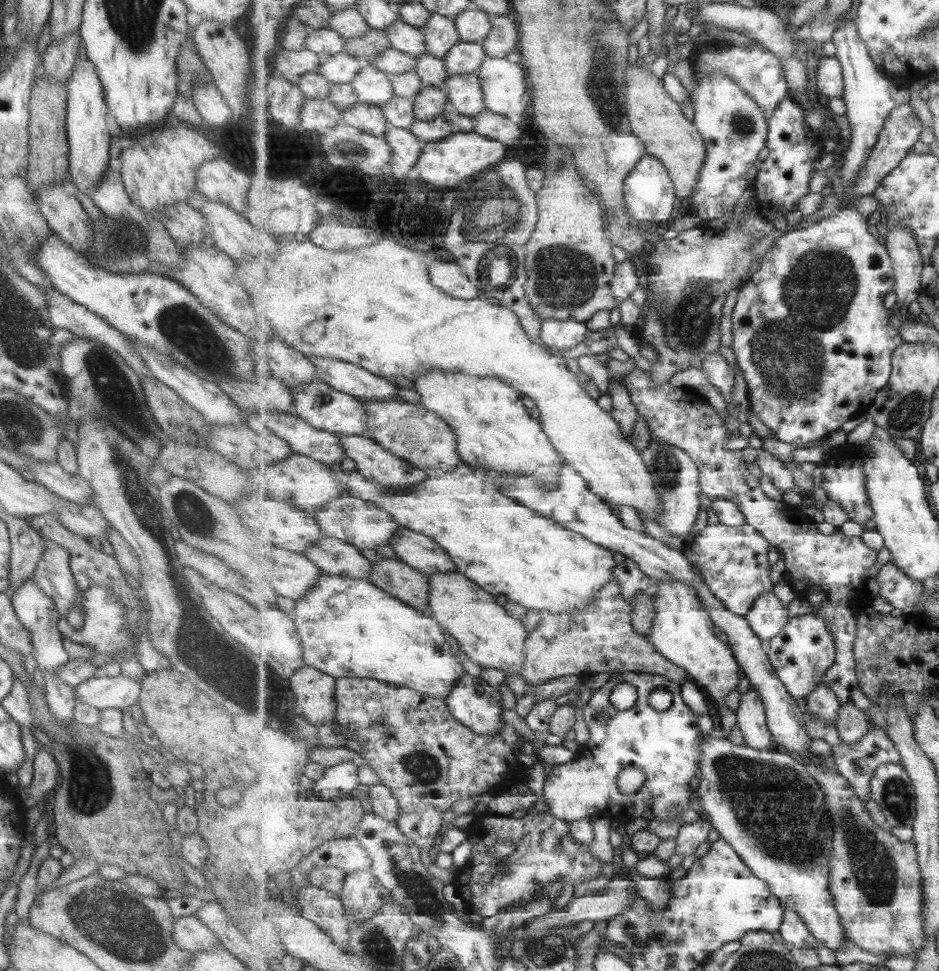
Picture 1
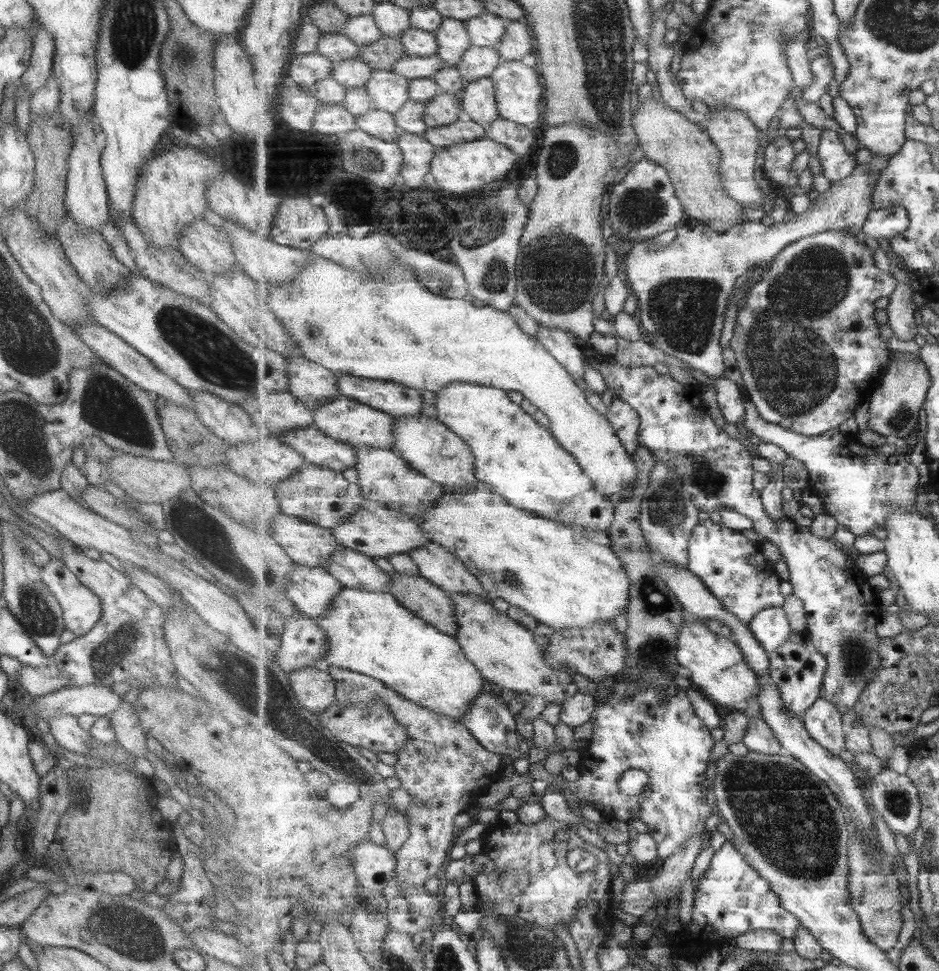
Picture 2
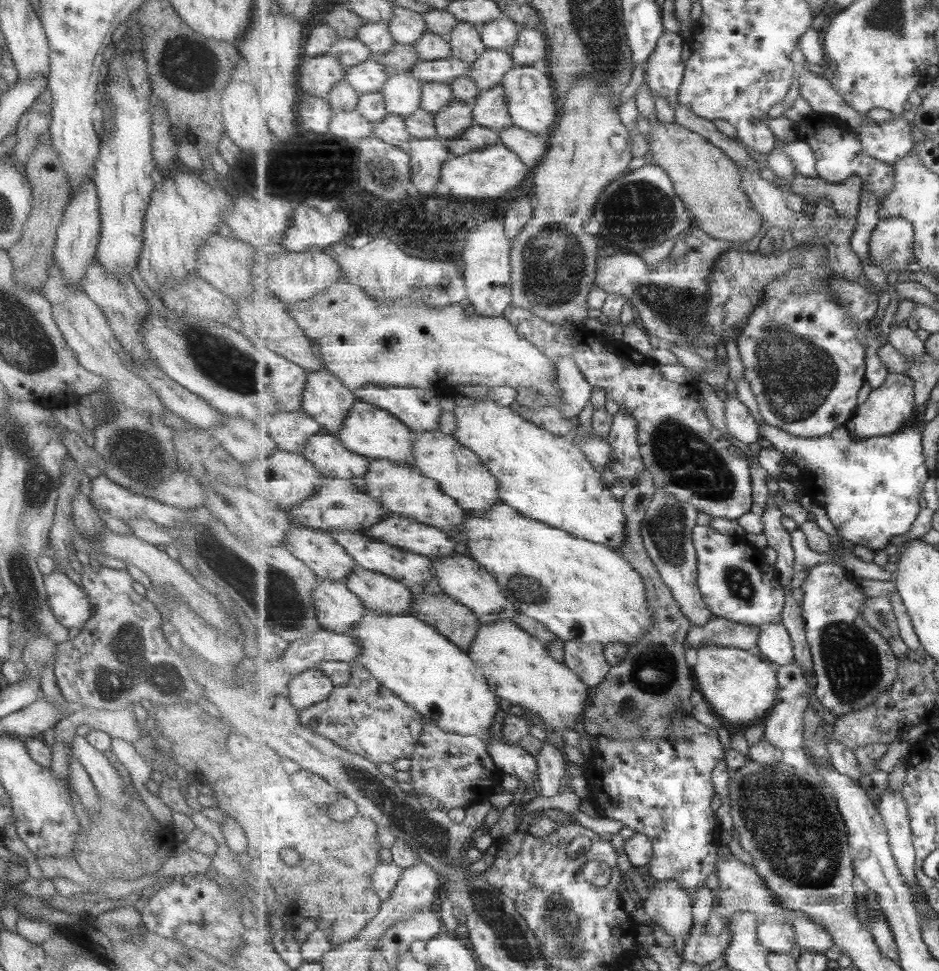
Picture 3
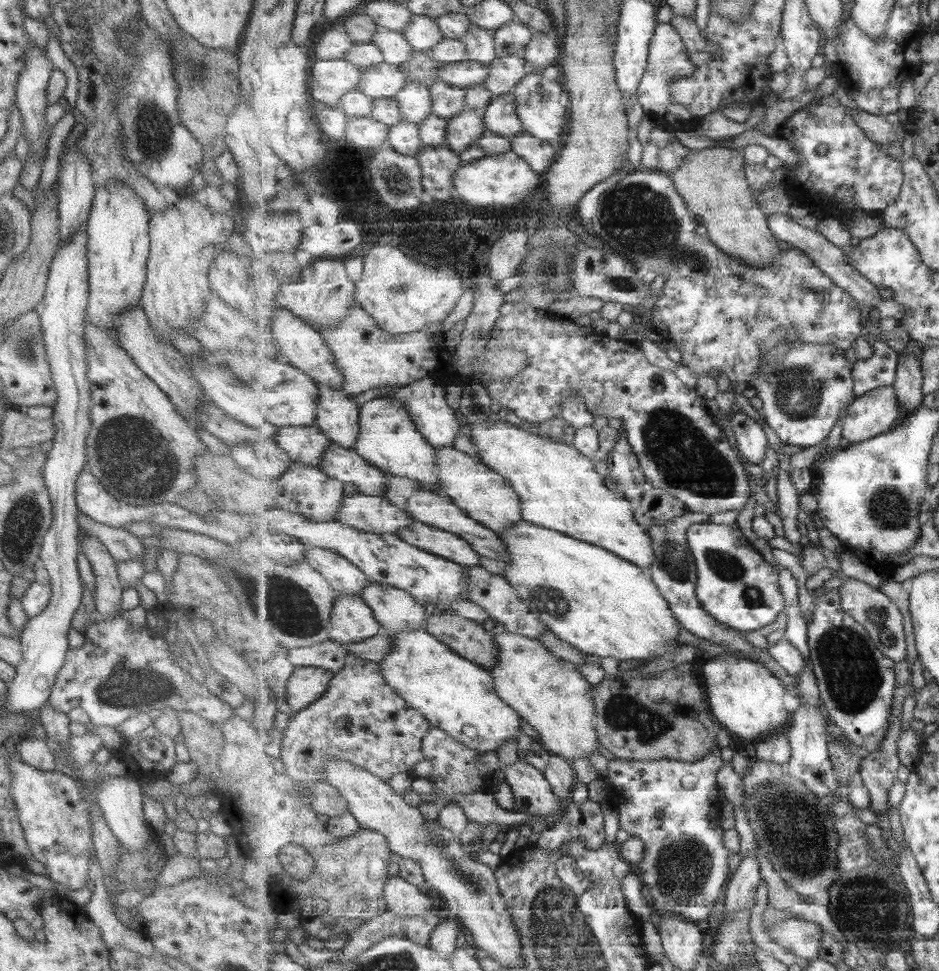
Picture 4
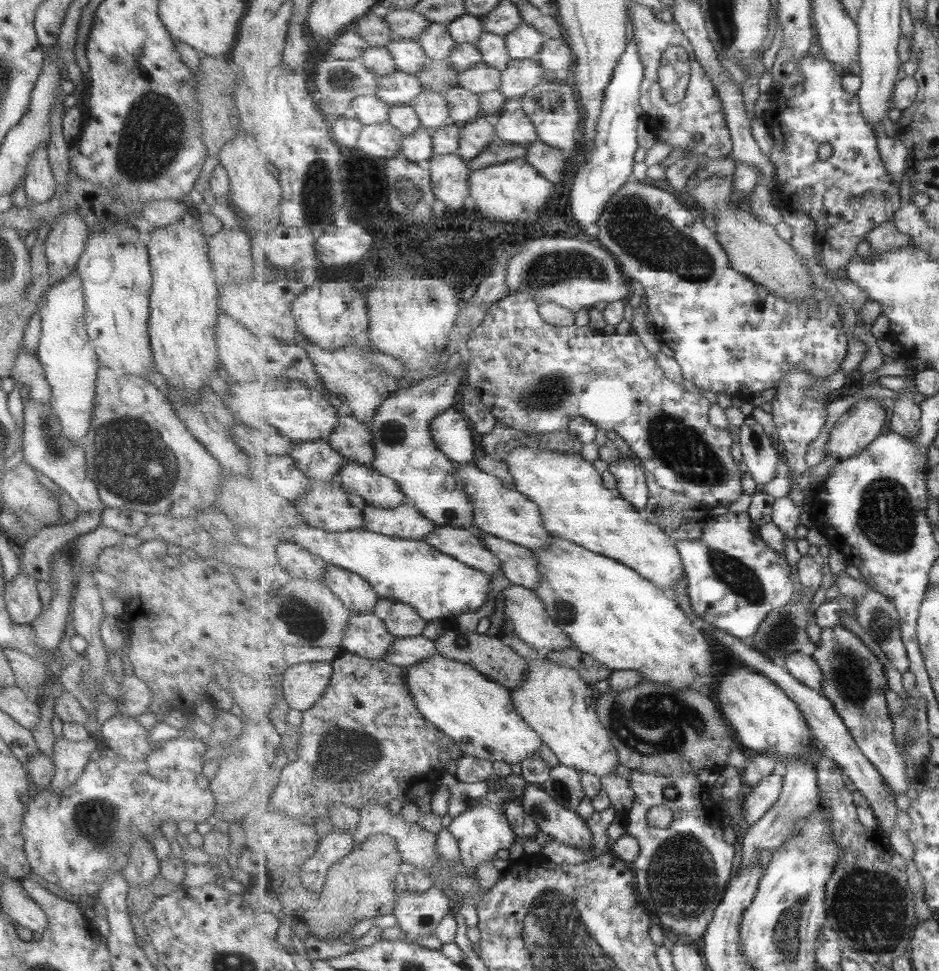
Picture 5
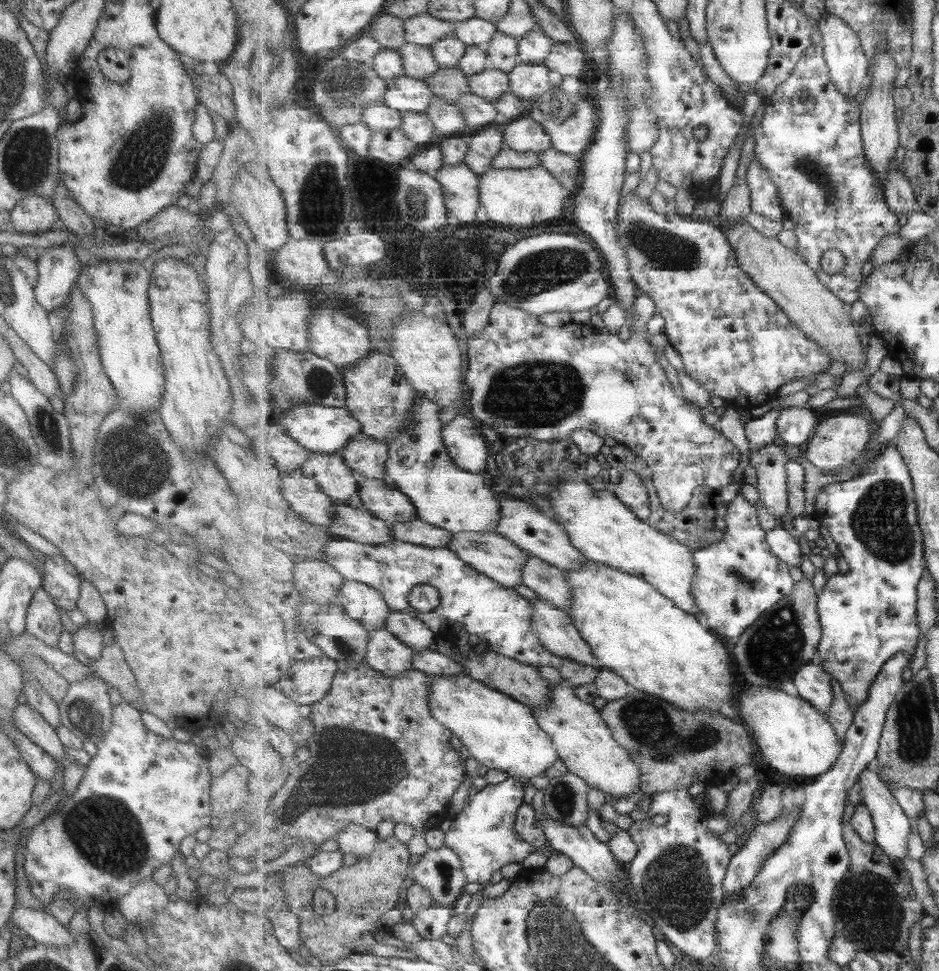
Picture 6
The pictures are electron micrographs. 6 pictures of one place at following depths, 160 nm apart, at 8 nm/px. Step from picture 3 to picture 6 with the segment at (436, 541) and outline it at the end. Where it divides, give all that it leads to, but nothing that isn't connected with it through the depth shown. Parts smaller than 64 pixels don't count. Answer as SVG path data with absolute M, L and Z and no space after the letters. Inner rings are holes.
M495 531L489 533L455 533L453 534L453 541L449 543L449 547L447 548L455 552L467 564L470 564L470 566L476 568L479 572L485 573L486 576L492 577L493 580L505 585L507 588L524 584L524 568L528 563L527 559L531 555Z

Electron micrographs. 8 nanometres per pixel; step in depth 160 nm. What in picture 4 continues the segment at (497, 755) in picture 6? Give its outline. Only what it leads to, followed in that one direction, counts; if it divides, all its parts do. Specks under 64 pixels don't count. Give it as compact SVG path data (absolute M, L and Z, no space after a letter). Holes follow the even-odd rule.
M424 628L414 632L392 634L394 646L391 652L379 664L382 666L387 683L389 683L408 703L416 708L435 728L443 729L455 740L467 744L480 752L497 751L508 740L523 736L521 715L507 704L497 692L496 680L488 669L467 660L460 653L453 652L449 645L443 644Z

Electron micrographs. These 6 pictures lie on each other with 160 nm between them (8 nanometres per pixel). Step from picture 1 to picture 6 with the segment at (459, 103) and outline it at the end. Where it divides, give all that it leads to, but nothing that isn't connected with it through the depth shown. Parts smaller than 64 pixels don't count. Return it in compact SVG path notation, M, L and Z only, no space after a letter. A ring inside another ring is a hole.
M521 116L507 123L506 127L503 131L504 143L517 152L533 150L541 153L544 150L553 149L551 136L547 134L544 126L531 116Z

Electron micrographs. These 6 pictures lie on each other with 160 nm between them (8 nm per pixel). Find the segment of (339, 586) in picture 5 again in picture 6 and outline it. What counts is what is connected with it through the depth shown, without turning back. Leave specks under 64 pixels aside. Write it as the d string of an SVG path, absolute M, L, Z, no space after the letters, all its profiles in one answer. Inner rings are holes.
M356 580L345 581L337 604L369 631L386 628L387 619L393 612L381 591Z

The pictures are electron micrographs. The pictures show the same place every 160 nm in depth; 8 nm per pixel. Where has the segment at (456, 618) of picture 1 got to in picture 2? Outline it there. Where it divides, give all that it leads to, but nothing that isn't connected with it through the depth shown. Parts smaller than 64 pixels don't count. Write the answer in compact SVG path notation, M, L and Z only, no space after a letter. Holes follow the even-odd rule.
M449 592L449 594L456 604L455 616L457 616L457 622L459 622L460 631L456 637L469 660L472 660L473 664L476 664L476 667L481 671L489 687L506 688L518 694L525 694L527 697L542 696L549 703L559 702L560 706L579 692L577 684L573 682L573 676L569 676L567 671L556 669L546 661L544 652L535 642L533 631L529 631L517 621L511 620L506 614L500 614L489 597L484 598L484 596L461 594L460 592Z

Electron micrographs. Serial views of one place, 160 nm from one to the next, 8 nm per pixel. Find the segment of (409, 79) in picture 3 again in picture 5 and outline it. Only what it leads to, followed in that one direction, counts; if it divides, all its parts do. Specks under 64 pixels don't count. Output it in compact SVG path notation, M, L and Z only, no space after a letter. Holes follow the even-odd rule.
M423 90L412 105L420 116L422 126L427 130L437 130L446 124L453 123L444 93Z

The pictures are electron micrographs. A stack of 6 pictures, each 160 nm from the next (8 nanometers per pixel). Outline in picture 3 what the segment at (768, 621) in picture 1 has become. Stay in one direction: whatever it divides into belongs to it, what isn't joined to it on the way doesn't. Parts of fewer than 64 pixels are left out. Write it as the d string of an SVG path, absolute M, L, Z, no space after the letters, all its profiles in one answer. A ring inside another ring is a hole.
M783 622L763 626L758 648L770 662L780 666L796 660L793 639Z

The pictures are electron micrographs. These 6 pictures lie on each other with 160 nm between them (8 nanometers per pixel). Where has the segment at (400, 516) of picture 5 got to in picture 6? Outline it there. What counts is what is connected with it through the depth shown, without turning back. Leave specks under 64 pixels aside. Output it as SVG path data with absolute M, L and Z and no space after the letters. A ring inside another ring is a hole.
M419 518L390 525L397 541L435 549L449 547L453 541L453 533L449 530L432 526Z

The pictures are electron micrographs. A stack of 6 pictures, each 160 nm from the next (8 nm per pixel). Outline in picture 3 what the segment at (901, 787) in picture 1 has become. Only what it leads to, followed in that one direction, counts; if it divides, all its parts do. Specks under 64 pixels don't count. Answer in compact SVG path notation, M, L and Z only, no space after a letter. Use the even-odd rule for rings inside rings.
M888 787L881 795L879 801L880 813L884 817L890 836L893 856L896 857L901 874L906 883L913 886L918 876L916 875L916 848L914 847L914 832L909 818L909 807L905 802L903 790L895 793Z

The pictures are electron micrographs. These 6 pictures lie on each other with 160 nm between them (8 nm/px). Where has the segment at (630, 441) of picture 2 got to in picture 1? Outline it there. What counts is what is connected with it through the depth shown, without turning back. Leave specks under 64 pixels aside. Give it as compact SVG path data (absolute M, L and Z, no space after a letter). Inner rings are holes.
M612 382L609 394L612 396L614 409L612 415L620 424L624 435L629 439L633 438L640 412L633 404L628 388L622 383Z

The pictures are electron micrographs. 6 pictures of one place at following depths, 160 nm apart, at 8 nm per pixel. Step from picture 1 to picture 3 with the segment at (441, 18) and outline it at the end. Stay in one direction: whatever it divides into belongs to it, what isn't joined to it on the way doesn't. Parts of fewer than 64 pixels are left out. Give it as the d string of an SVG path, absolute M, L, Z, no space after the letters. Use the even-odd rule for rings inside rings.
M459 22L448 40L452 45L453 56L457 59L467 63L475 63L483 57L485 45L478 26Z

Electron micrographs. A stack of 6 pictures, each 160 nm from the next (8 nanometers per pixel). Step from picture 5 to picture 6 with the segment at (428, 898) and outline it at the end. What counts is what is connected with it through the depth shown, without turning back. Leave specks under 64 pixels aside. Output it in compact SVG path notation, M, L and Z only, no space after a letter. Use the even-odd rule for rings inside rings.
M434 901L432 906L415 913L411 924L423 939L441 940L448 934L450 920L454 917L453 907L445 907Z

